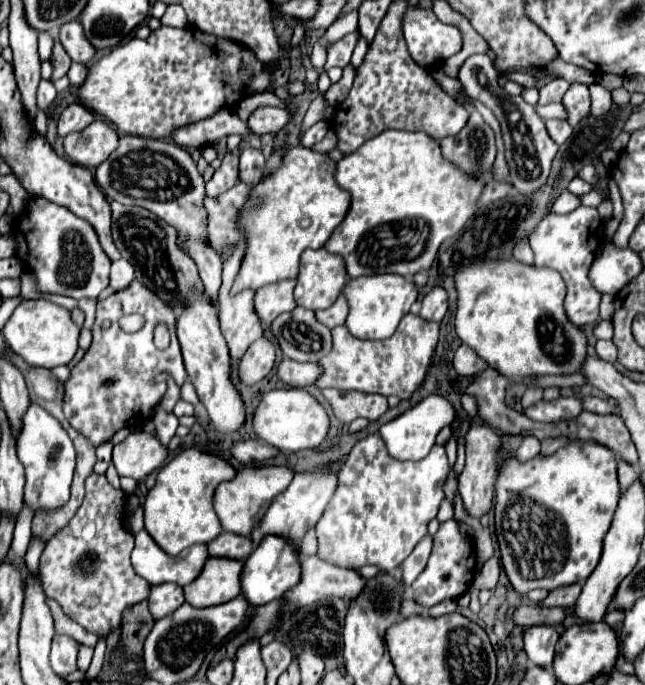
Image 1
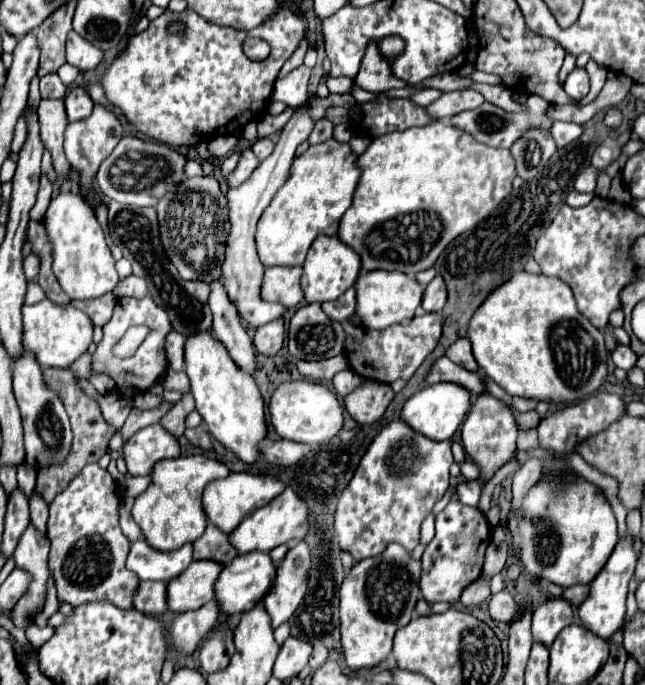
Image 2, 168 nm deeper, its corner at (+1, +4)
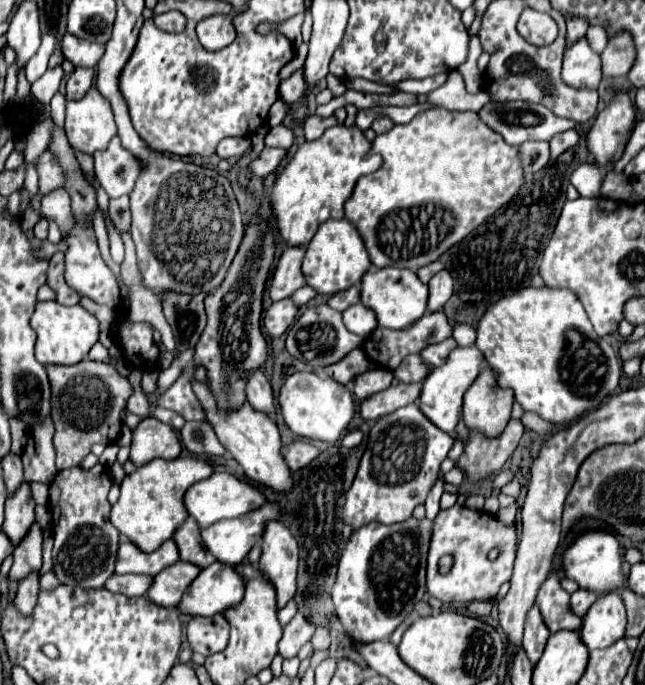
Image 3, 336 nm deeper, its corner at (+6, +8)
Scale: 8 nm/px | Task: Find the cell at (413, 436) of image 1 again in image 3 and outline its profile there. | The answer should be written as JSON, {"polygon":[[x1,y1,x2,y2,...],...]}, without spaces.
{"polygon":[[471,345,471,347,457,347,445,365,433,369,421,387,421,395,419,395,419,409,423,409,423,415,427,415,427,419,431,419,431,423,435,423,441,431,447,431,449,435,455,433,455,427,459,423,459,415,461,415,461,403,463,403,463,395,469,389,469,385,475,381,475,377,479,375,479,369,483,365,483,355,481,351]]}

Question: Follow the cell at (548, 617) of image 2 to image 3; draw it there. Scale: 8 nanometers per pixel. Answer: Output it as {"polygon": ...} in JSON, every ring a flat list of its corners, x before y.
{"polygon":[[549,575,545,579,545,583,537,595,537,607,539,607,543,621,551,633,557,633,561,629,579,631,581,617,571,613,569,593,559,585,557,575]]}

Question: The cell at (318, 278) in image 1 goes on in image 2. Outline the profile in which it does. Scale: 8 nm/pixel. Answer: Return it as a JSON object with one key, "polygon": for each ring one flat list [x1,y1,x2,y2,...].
{"polygon":[[318,235,304,261,304,273,302,273,304,299,308,303,314,303,314,301,324,303,324,301,338,299,346,289,350,289,356,283,360,269,362,269,360,255,356,255,352,247,342,243,338,235]]}

